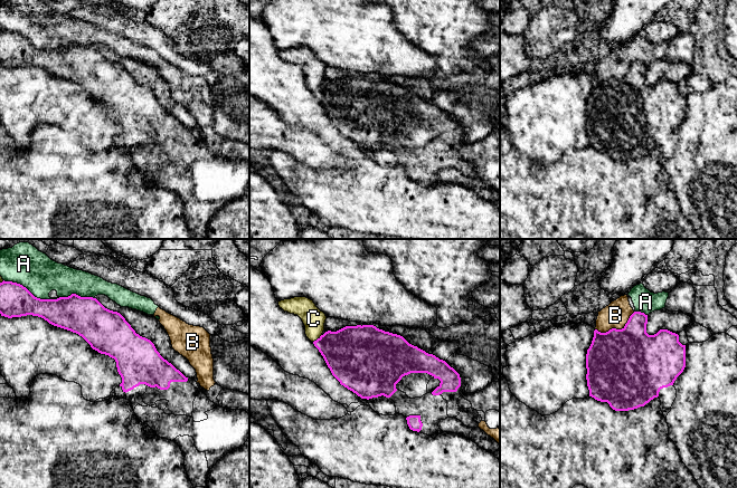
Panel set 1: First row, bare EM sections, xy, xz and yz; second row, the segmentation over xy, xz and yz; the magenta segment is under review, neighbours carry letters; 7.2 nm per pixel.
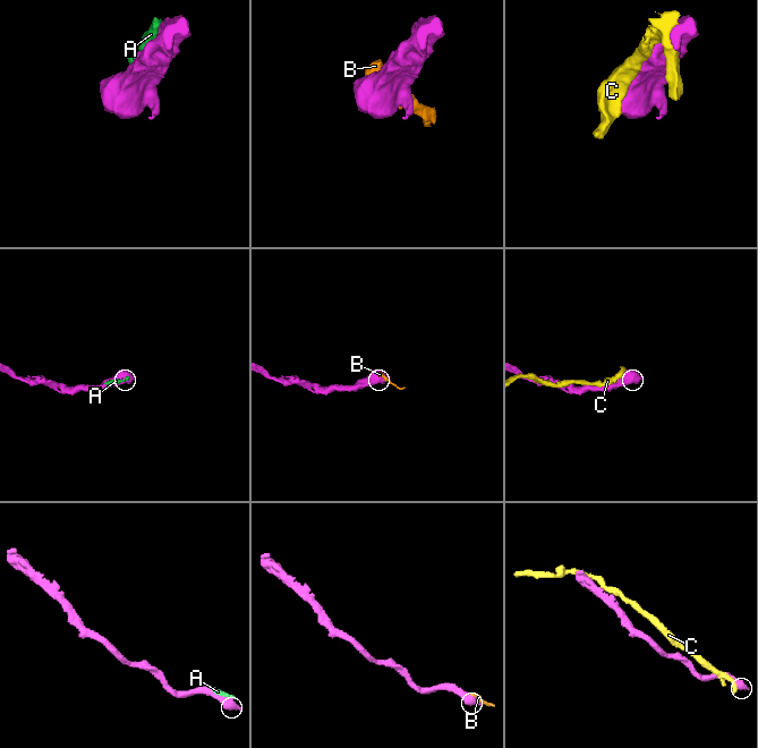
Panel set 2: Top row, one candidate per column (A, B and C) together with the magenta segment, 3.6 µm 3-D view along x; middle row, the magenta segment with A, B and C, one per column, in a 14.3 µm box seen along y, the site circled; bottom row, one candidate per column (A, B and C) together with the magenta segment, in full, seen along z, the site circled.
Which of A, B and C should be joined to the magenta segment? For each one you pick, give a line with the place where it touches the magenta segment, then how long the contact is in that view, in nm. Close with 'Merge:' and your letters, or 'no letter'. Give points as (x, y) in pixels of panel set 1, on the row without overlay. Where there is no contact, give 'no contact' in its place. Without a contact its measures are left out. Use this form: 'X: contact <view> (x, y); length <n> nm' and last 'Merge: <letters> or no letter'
Merge: no letter

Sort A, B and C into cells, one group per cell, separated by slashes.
A B / C

